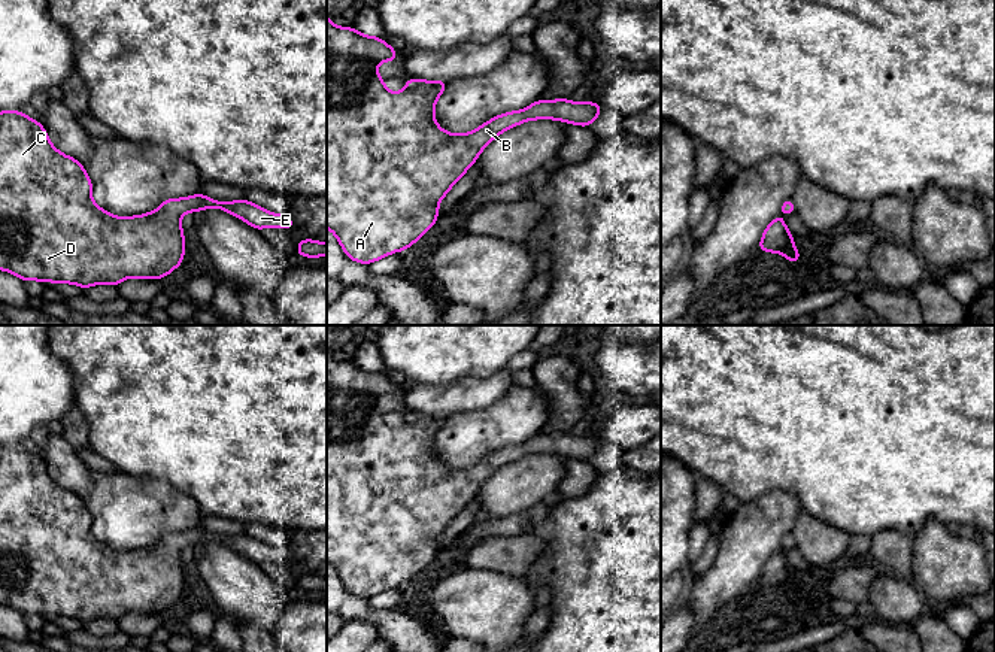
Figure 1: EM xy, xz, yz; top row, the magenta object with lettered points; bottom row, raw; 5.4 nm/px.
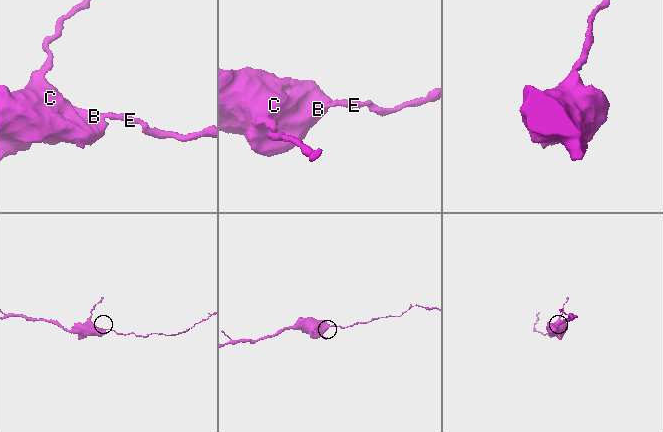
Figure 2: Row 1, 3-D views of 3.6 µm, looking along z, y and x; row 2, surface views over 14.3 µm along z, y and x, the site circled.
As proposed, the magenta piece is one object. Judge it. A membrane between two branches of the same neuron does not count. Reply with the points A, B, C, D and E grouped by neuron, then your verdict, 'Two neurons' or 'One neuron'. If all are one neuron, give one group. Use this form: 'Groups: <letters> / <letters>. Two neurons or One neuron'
Groups: A B C D E. One neuron

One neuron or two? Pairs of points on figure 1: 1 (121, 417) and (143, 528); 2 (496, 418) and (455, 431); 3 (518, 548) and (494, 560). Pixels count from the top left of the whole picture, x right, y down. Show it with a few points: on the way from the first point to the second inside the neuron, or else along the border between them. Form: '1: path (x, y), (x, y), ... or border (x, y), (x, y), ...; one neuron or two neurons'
1: border (118, 469), (133, 475), (161, 478), (167, 482); two neurons
2: path (485, 428), (482, 431), (466, 431); one neuron
3: path (512, 554), (500, 555); one neuron

